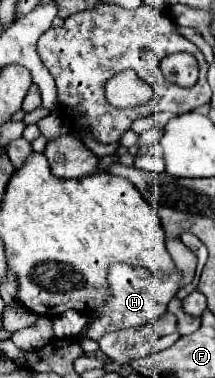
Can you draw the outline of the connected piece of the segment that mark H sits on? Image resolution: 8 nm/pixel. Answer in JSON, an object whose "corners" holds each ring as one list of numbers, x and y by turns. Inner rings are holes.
{"corners":[[115,264,109,270,109,288,111,288,111,298,105,304,101,304,99,308,95,308,97,320,89,326,89,332,87,332,87,336,97,342,101,336,105,336,109,332,159,322,167,312,167,302,177,294,179,270,175,270,171,276,155,276,143,268]]}

